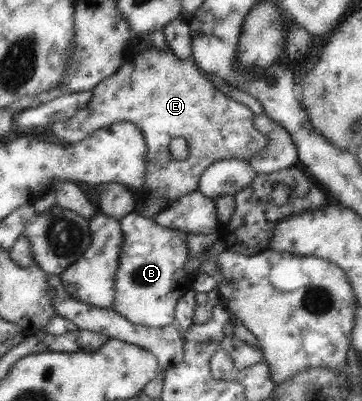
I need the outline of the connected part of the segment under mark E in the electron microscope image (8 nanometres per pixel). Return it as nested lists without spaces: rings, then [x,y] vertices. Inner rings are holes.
[[[166,45],[164,51],[158,52],[154,48],[148,48],[134,54],[112,76],[101,80],[100,84],[92,88],[91,99],[84,108],[78,109],[74,116],[62,122],[52,123],[42,140],[51,140],[58,144],[76,144],[101,128],[122,120],[131,122],[142,131],[147,148],[144,182],[140,189],[134,190],[138,205],[141,200],[146,201],[146,197],[150,200],[150,196],[164,196],[174,202],[197,191],[201,174],[210,164],[220,159],[246,160],[264,150],[267,136],[256,128],[254,118],[255,115],[251,113],[250,108],[226,96],[206,79],[206,72],[199,68],[193,56],[182,60]],[[173,138],[185,138],[188,141],[188,158],[181,161],[173,159],[170,152],[170,141]]]

